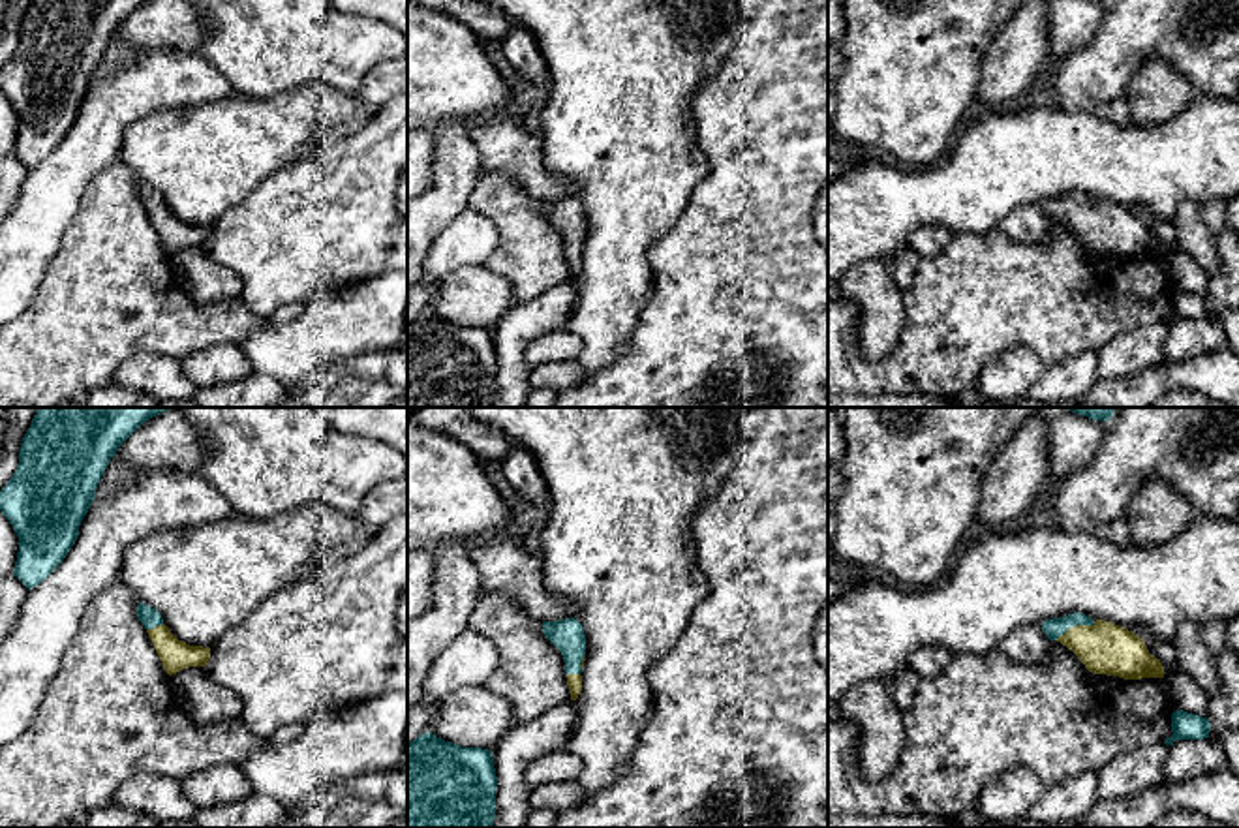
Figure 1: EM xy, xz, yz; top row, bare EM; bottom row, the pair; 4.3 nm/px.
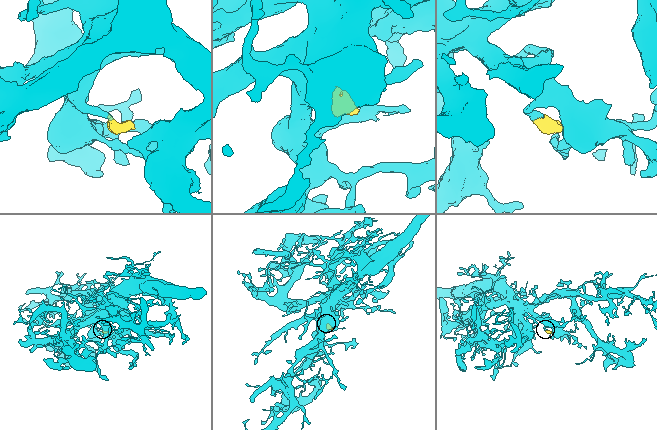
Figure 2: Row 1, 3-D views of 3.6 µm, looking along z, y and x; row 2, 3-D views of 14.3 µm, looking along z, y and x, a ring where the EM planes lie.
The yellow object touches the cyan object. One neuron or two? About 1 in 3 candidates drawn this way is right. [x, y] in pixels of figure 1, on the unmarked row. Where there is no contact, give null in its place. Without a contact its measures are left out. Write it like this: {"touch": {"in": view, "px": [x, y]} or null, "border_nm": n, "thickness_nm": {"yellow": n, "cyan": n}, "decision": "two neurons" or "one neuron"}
{"touch": {"in": "yz", "px": [1076, 205]}, "border_nm": 190, "thickness_nm": {"yellow": 220, "cyan": 80}, "decision": "one neuron"}

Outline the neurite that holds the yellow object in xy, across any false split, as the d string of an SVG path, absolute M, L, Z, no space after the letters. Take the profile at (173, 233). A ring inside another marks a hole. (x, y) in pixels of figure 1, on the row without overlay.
M139 182L137 197L145 205L148 218L152 220L154 229L169 255L182 248L206 246L210 227L190 225L178 220L163 203L163 197L156 188Z

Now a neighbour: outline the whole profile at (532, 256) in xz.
M479 169L467 207L488 216L499 231L499 244L484 267L511 282L514 306L571 282L561 231L544 216L543 201L505 173Z

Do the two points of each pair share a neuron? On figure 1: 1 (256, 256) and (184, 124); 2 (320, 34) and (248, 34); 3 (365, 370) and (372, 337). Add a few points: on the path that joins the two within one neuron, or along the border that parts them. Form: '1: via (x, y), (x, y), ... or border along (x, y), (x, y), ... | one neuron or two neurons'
1: border along (263, 179), (211, 228) | two neurons
2: via (303, 34), (265, 34) | one neuron
3: border along (387, 350), (335, 359), (327, 365) | two neurons

